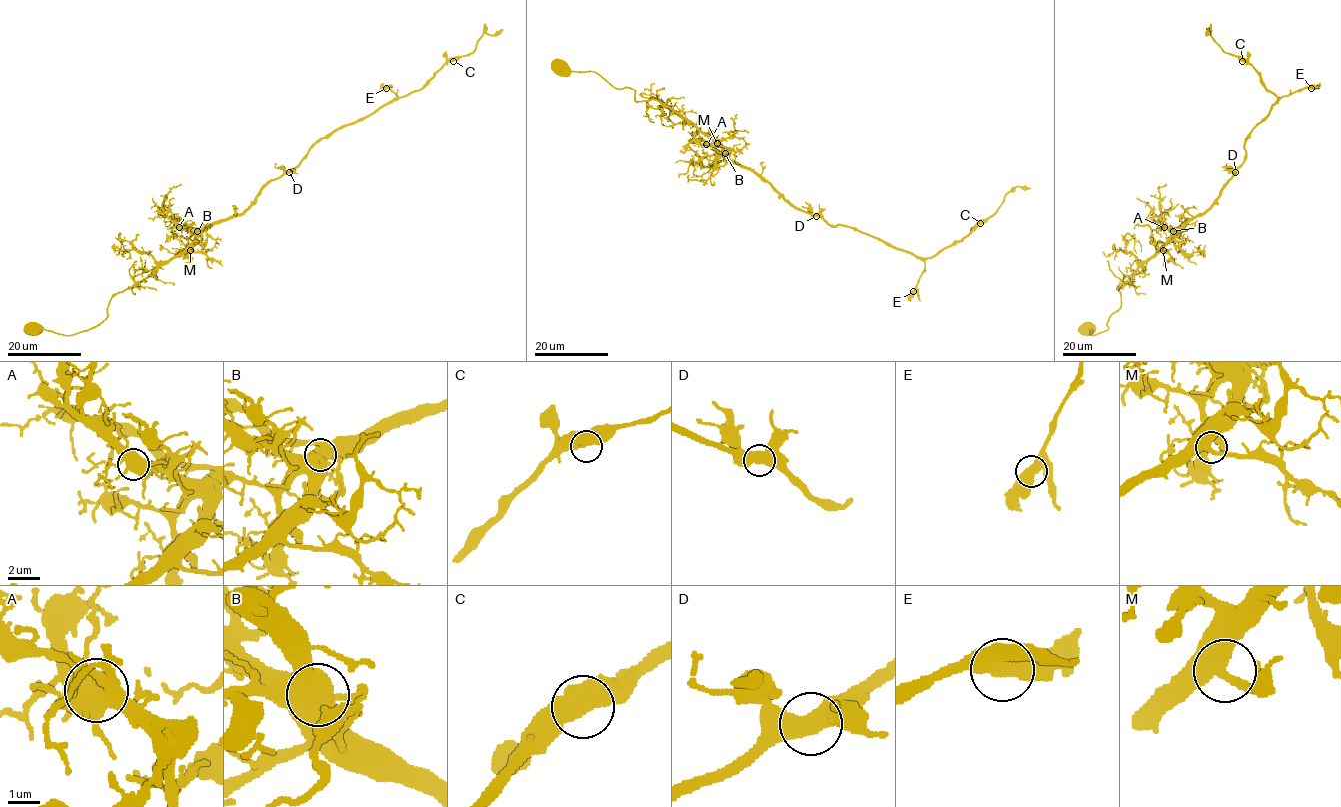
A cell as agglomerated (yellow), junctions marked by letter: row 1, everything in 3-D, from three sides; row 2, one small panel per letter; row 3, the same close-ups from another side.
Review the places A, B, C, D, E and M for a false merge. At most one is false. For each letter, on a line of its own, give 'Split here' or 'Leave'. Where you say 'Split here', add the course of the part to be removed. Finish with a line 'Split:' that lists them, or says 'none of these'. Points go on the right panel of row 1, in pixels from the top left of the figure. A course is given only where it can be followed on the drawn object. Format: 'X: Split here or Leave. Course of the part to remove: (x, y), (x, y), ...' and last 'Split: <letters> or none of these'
A: Leave
B: Split here. Course of the part to remove: (1173, 231), (1175, 242), (1145, 268), (1141, 266)
C: Leave
D: Leave
E: Leave
M: Leave
Split: B

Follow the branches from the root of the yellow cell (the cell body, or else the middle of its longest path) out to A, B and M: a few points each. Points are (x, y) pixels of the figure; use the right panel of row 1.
A: (1086, 328), (1091, 335), (1108, 329), (1108, 319), (1121, 306), (1120, 288), (1170, 237), (1164, 227)
B: (1086, 328), (1091, 330), (1091, 335), (1108, 329), (1108, 319), (1121, 306), (1120, 288), (1173, 231)
M: (1086, 328), (1091, 330), (1091, 335), (1108, 329), (1108, 319), (1121, 306), (1120, 288), (1142, 264), (1163, 250)

